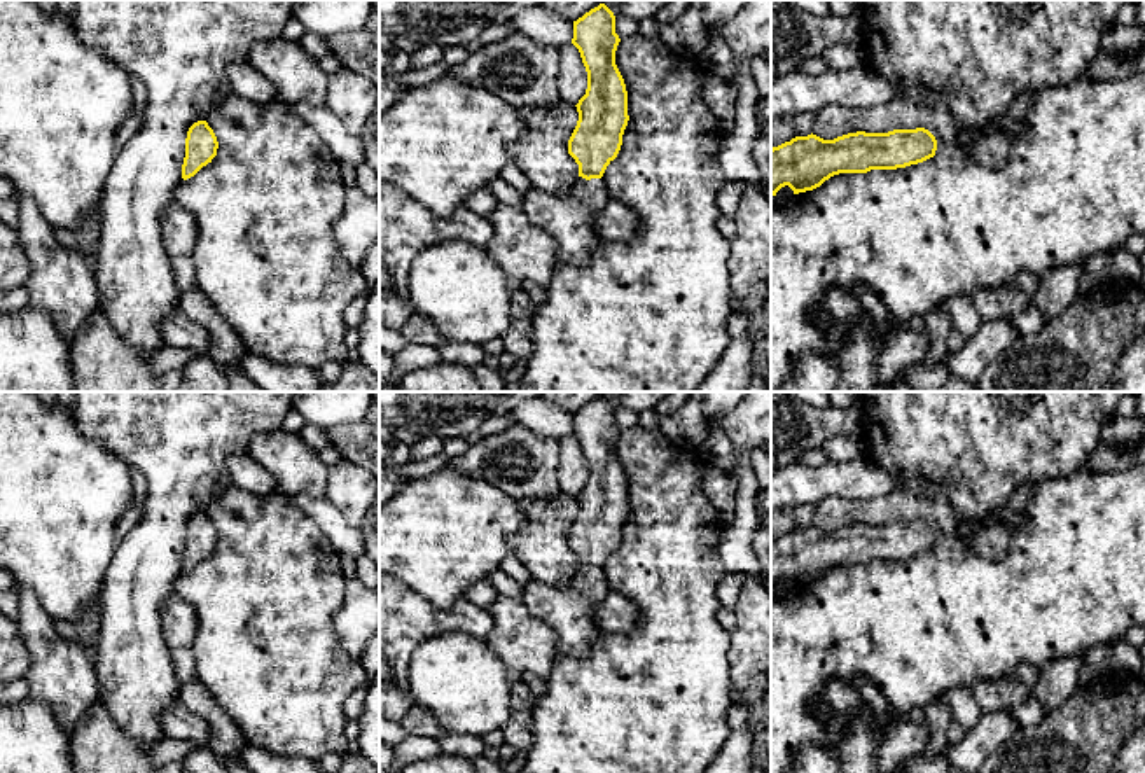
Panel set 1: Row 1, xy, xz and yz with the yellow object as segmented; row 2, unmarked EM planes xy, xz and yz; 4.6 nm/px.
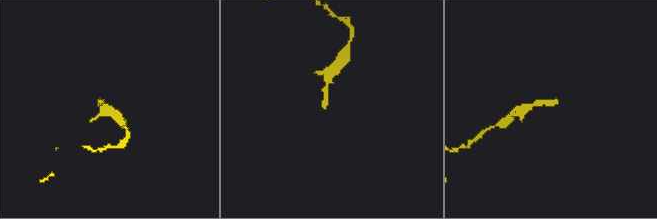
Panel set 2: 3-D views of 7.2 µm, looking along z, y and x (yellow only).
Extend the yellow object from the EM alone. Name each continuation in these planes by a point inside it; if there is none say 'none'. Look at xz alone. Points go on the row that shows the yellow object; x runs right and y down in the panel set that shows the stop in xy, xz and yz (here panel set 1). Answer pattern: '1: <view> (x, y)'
1: xz (569, 219)

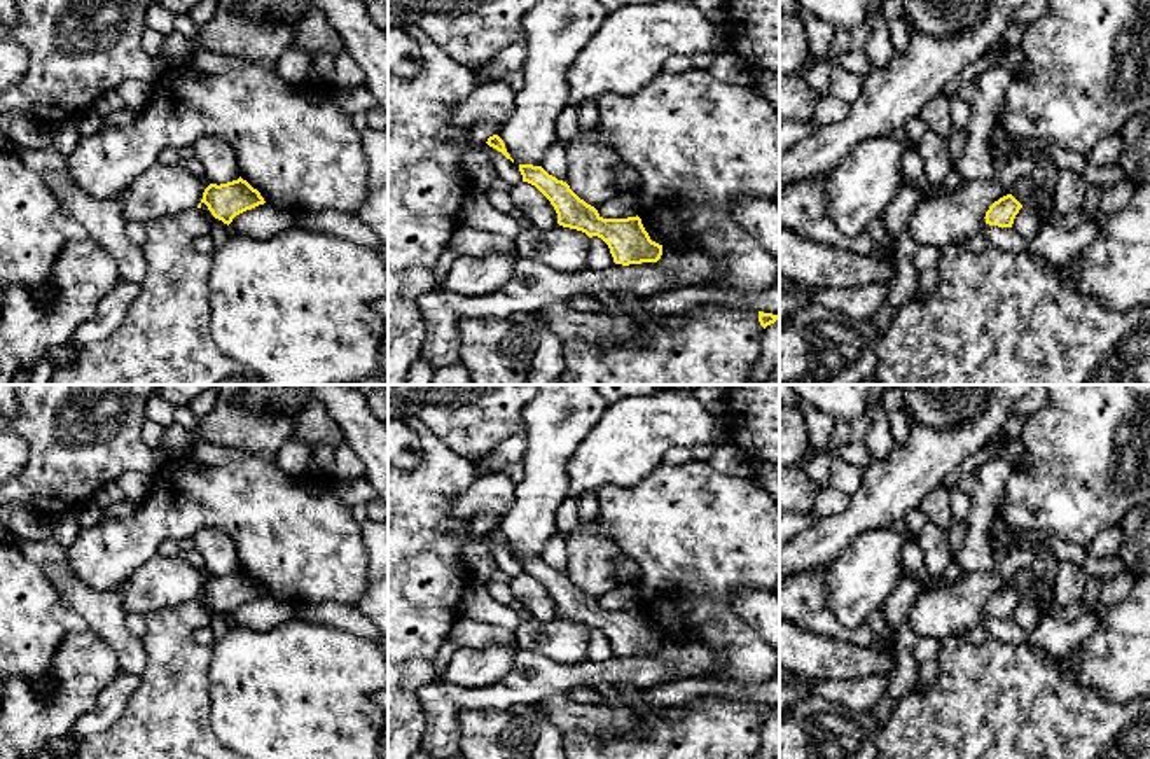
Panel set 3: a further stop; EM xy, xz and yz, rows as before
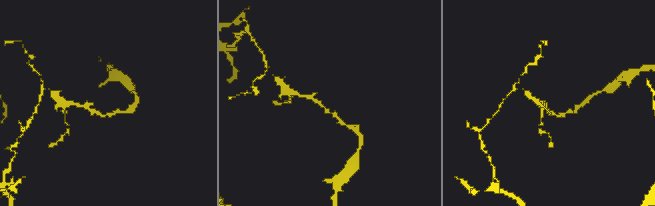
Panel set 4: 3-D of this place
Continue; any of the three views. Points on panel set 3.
none

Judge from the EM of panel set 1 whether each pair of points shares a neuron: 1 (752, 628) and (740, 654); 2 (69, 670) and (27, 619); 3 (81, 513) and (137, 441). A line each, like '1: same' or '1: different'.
1: same
2: same
3: different

